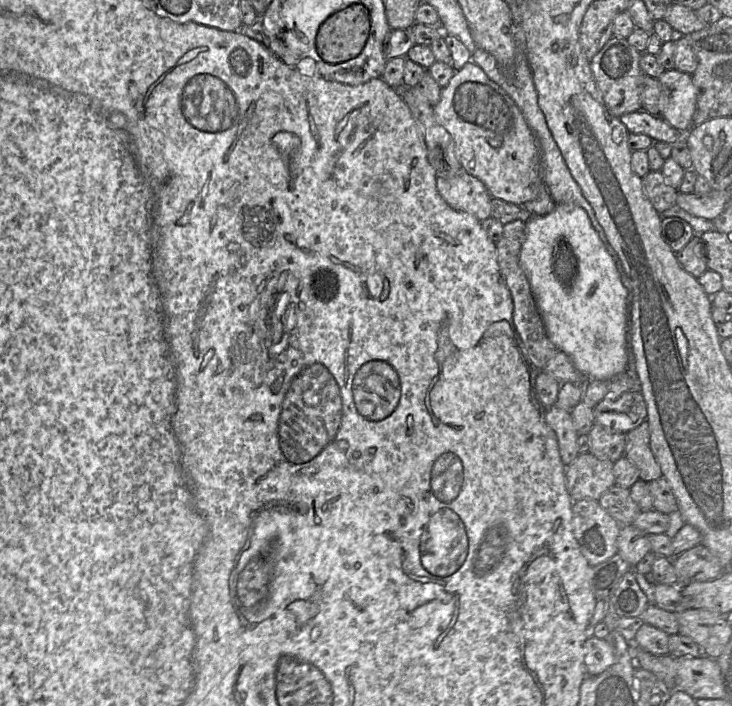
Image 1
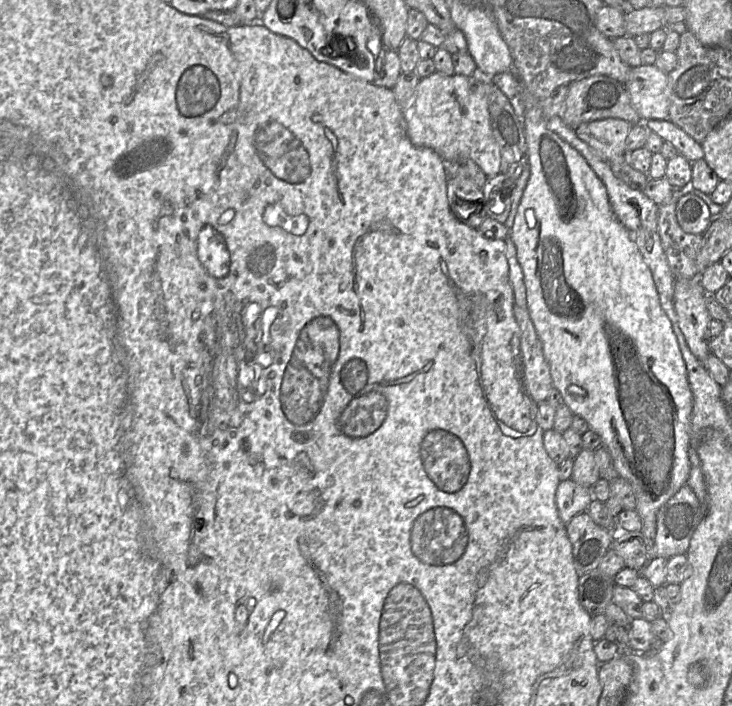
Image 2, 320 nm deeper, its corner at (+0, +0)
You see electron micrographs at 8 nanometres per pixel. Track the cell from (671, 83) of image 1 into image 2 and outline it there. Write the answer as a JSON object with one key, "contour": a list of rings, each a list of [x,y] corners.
{"contour":[[[642,64],[631,68],[624,86],[632,106],[641,117],[641,123],[668,119],[668,74],[655,65]]]}

